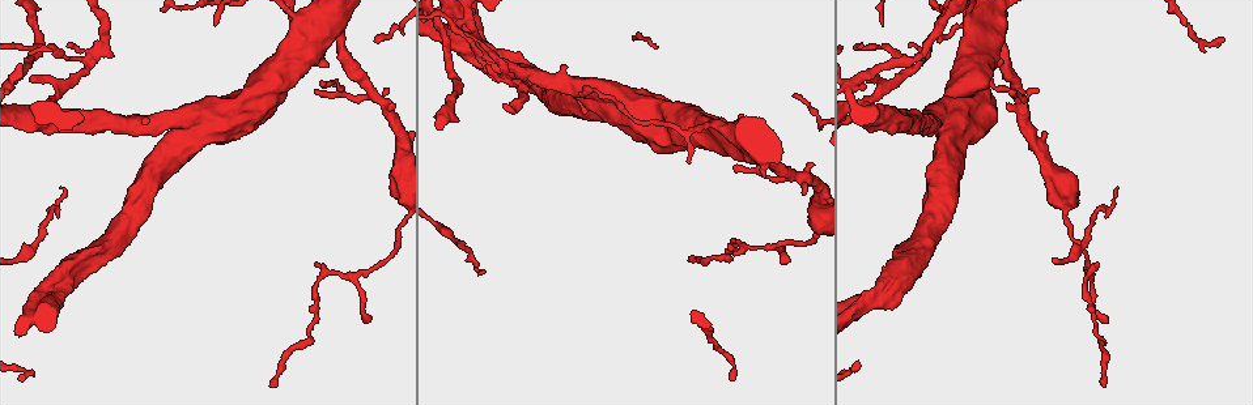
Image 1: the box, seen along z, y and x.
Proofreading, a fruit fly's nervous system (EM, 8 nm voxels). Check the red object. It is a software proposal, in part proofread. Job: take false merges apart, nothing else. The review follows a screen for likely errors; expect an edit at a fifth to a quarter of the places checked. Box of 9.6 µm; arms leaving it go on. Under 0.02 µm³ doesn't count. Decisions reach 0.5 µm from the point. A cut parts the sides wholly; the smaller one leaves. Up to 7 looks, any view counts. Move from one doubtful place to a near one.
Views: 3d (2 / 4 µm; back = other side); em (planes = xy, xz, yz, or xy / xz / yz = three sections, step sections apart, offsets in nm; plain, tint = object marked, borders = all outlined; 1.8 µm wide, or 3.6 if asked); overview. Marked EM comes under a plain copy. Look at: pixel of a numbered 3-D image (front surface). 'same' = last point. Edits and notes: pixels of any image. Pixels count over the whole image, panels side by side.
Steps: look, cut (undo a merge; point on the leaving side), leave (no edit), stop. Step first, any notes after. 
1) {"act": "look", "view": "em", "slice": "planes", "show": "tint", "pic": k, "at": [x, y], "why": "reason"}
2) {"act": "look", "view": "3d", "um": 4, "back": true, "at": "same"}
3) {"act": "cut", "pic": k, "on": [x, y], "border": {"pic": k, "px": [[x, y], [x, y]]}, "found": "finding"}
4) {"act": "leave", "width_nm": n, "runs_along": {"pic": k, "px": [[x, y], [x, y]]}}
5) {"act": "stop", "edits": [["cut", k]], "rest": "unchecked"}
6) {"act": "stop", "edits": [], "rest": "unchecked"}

{"act": "look", "view": "em", "slice": "planes", "show": "tint", "pic": 1, "at": [29, 117], "why": "three arms meet"}

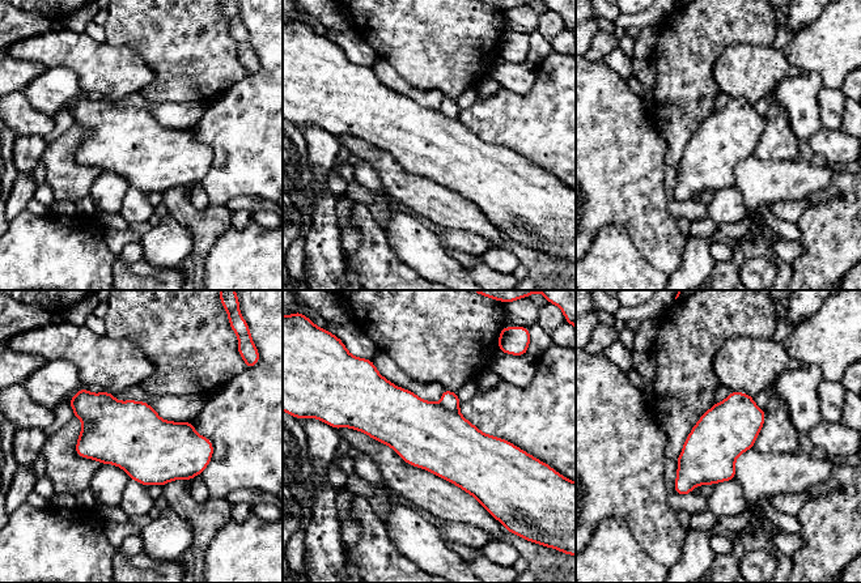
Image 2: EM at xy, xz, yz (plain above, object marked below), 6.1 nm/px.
{"act": "cut", "pic": 2, "on": [449, 400], "found": "a second neuron is stuck on"}

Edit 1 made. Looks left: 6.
{"act": "look", "view": "3d", "um": 4, "pic": 1, "at": [949, 124], "why": "calibre changes"}

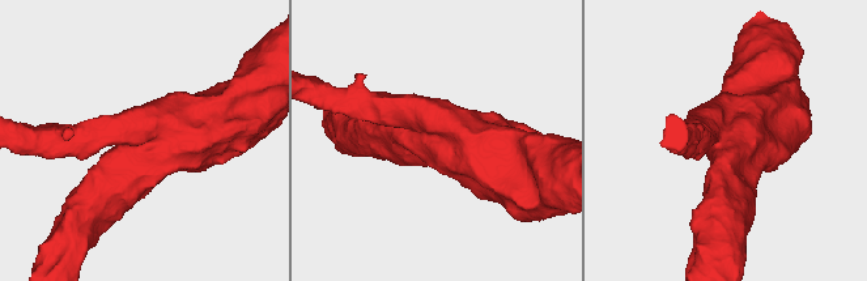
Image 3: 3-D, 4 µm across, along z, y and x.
{"act": "look", "view": "em", "slice": "xz", "step": 8, "show": "tint", "pic": 3, "at": [163, 141]}

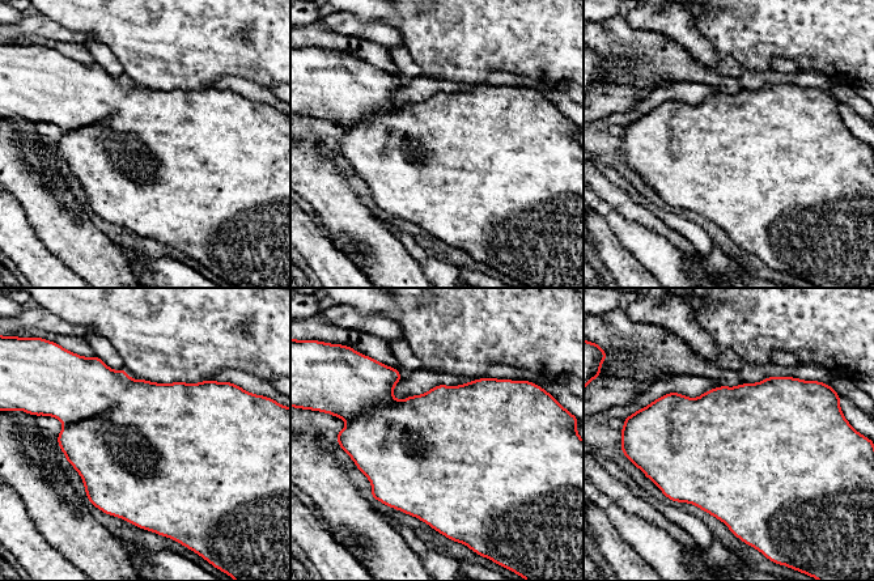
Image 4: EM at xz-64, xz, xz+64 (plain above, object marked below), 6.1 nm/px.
{"act": "look", "view": "em", "slice": "planes", "show": "tint", "at": "same", "why": "cut it another way"}

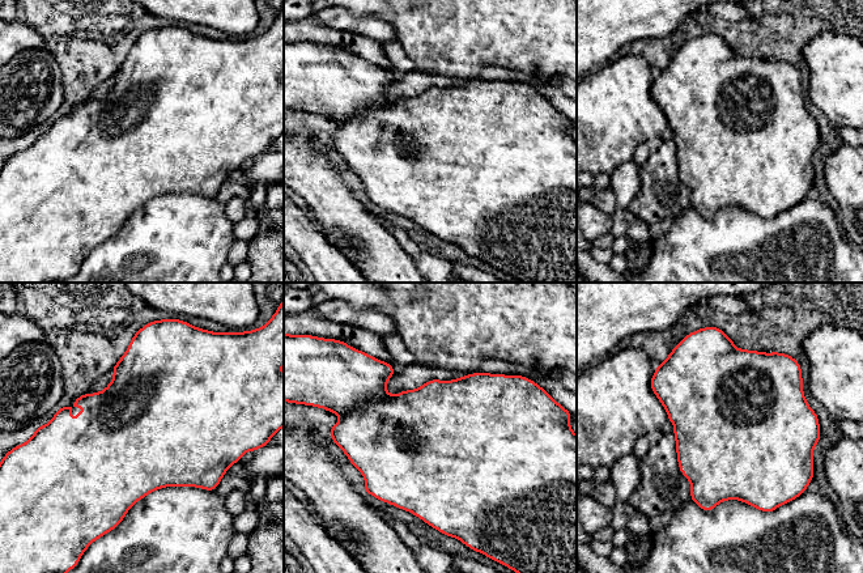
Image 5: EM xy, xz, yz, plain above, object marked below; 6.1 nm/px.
{"act": "leave", "found": "one neuron here"}

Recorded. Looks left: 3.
{"act": "stop", "edits": [["cut", 2]], "rest": "unchecked"}

